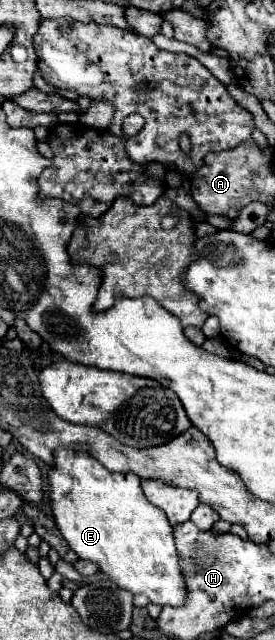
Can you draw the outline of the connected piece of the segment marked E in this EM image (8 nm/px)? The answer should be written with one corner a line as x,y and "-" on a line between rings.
59,447
49,473
51,507
61,535
79,559
99,565
117,587
145,595
155,605
181,607
187,599
185,575
165,513
145,499
135,473
113,473
87,455
85,447

